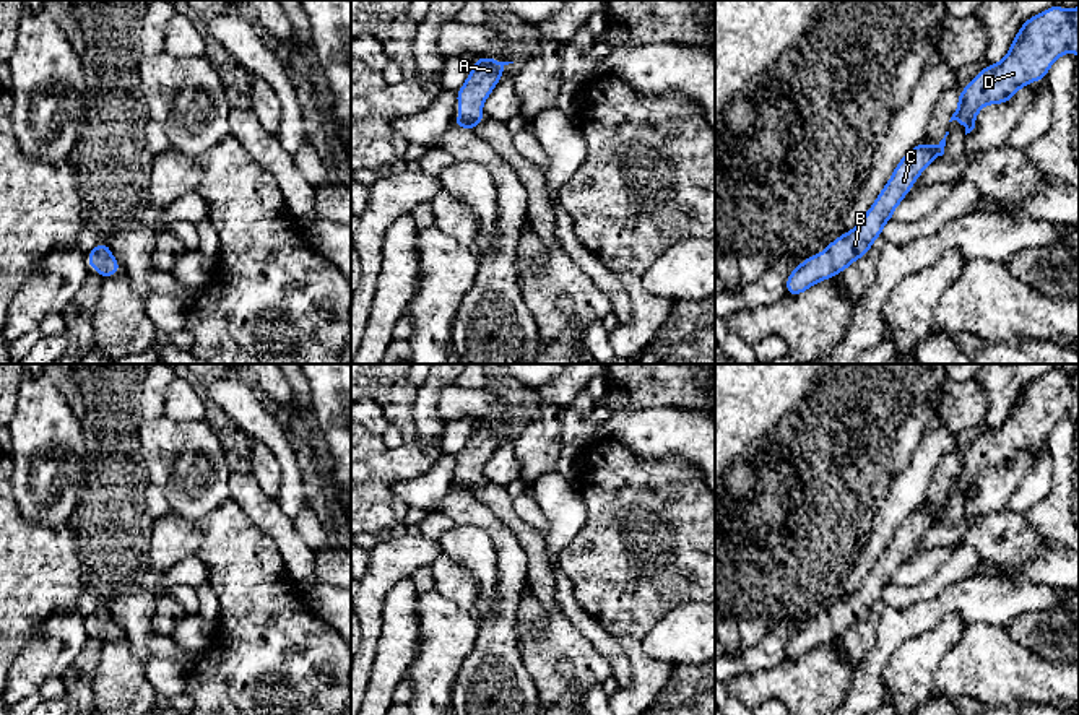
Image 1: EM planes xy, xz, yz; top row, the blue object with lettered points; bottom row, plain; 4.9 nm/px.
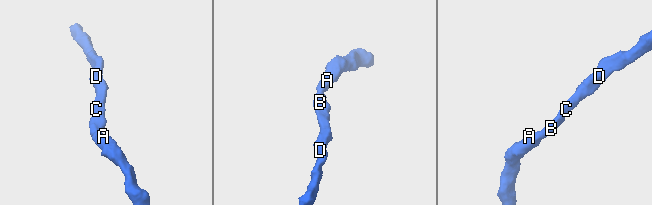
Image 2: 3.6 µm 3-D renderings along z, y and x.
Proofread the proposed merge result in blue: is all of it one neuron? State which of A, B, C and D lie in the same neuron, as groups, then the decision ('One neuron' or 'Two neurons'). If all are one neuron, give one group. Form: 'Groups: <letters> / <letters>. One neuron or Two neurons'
Groups: A B C D. One neuron

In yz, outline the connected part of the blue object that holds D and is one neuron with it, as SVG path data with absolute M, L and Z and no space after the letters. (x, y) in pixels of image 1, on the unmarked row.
M1051 369L1020 390L999 427L985 431L967 452L960 453L959 471L949 486L959 484L965 499L970 497L975 492L975 481L985 468L1006 468L1024 448L1045 444L1055 424L1066 416L1079 419L1079 369L1072 375Z

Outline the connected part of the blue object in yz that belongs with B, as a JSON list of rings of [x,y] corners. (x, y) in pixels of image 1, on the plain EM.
[[[946,496],[944,502],[939,505],[938,510],[928,510],[925,505],[912,512],[895,530],[892,541],[881,554],[879,561],[873,567],[873,570],[866,575],[861,582],[860,588],[843,596],[838,603],[832,604],[821,619],[809,619],[801,629],[798,629],[786,642],[786,660],[800,660],[816,647],[822,644],[830,644],[834,639],[842,637],[847,634],[856,622],[864,621],[871,608],[882,598],[882,592],[887,585],[892,583],[894,574],[897,569],[907,561],[912,549],[916,546],[920,538],[931,528],[936,520],[944,518],[946,510]]]

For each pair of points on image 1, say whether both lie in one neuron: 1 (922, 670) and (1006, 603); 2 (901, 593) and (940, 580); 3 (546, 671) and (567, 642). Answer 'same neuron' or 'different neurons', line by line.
1: different neurons
2: same neuron
3: same neuron

